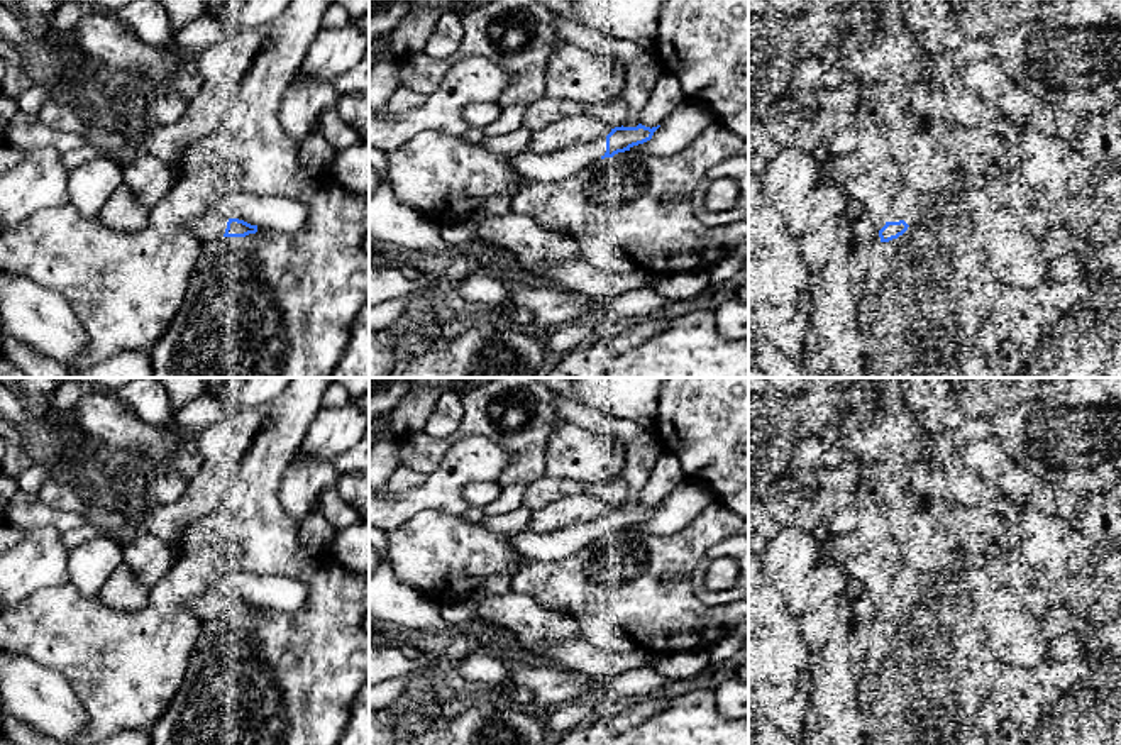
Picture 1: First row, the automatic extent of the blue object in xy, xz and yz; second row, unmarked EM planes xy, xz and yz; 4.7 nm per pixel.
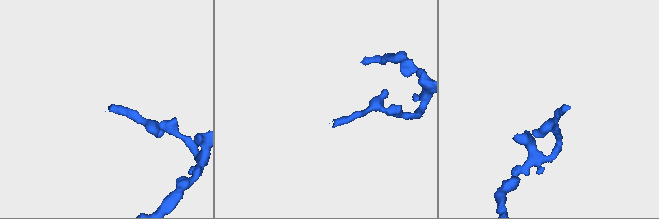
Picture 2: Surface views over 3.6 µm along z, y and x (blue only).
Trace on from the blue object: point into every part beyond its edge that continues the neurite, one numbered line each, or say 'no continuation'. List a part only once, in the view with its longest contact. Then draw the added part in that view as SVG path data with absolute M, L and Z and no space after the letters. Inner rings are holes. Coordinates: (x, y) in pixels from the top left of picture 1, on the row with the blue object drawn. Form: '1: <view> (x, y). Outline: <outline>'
1: xz (561, 165). Outline: M606 135L549 156L523 152L511 157L510 168L518 176L523 176L535 183L560 181L579 173L584 166L599 161L605 152Z

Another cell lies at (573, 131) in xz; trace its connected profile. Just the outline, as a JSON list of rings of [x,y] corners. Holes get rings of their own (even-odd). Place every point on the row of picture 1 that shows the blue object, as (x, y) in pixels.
[[[567,117],[533,132],[527,152],[549,156],[572,146],[593,142],[610,132],[610,125],[593,117]]]

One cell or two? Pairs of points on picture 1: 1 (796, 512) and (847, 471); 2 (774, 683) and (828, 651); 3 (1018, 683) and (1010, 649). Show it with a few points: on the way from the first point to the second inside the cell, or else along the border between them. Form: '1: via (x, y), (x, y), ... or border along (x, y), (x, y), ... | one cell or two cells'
1: via (808, 502), (835, 483) | one cell
2: border along (798, 623), (806, 647), (811, 679), (808, 703) | two cells
3: border along (1047, 656), (1028, 669), (1005, 667) | two cells

